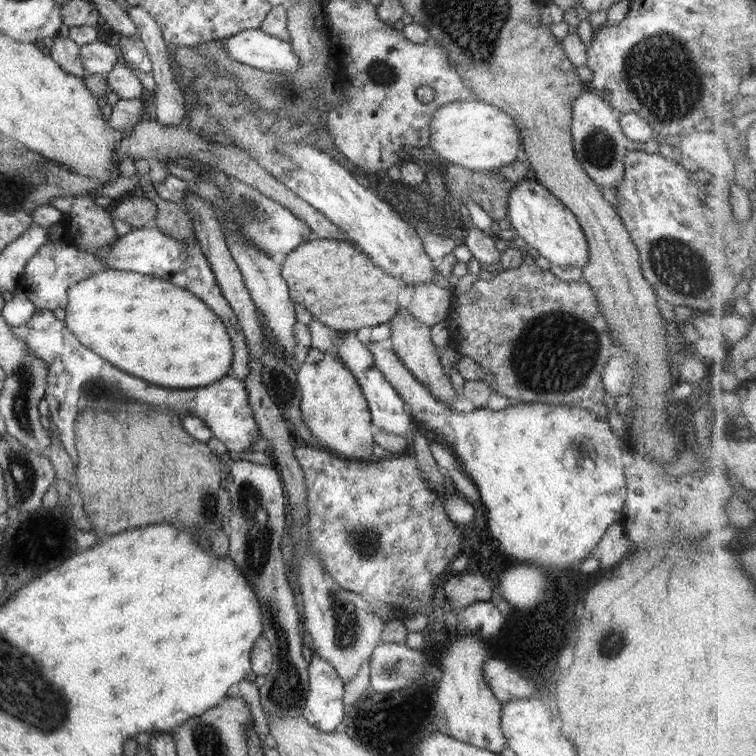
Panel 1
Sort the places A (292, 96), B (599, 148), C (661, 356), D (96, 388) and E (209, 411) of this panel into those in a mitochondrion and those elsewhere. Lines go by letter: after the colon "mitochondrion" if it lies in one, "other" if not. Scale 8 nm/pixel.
A: mitochondrion
B: mitochondrion
C: other
D: mitochondrion
E: other

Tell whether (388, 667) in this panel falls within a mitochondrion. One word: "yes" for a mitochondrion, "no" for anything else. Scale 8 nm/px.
yes

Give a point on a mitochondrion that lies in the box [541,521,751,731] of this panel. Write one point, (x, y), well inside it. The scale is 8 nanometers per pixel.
(612, 644)

